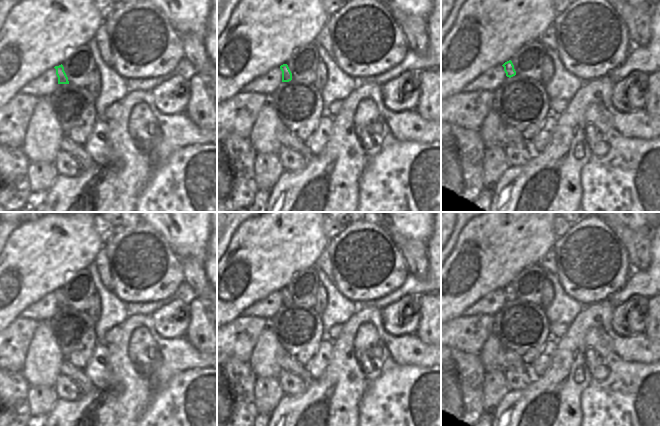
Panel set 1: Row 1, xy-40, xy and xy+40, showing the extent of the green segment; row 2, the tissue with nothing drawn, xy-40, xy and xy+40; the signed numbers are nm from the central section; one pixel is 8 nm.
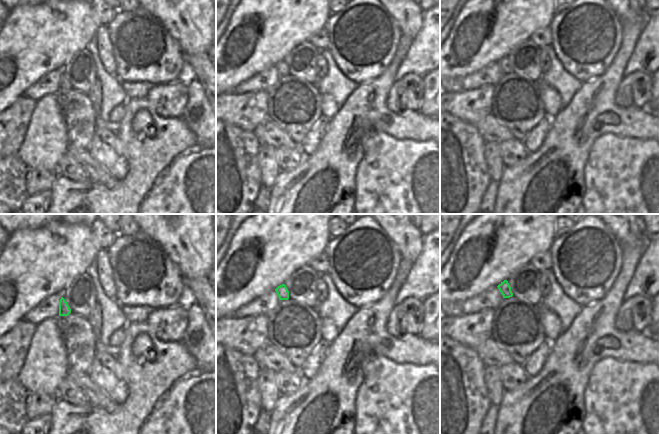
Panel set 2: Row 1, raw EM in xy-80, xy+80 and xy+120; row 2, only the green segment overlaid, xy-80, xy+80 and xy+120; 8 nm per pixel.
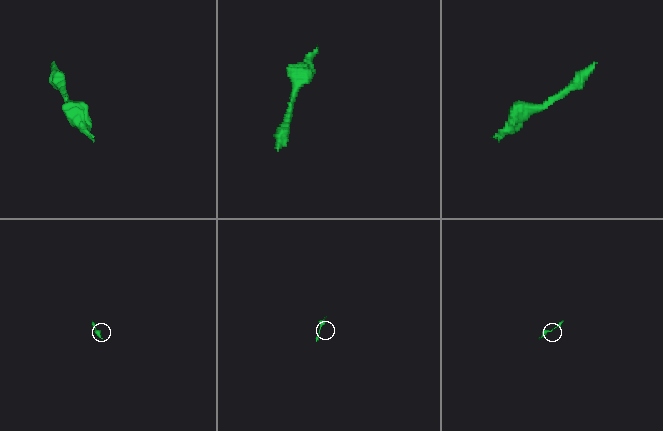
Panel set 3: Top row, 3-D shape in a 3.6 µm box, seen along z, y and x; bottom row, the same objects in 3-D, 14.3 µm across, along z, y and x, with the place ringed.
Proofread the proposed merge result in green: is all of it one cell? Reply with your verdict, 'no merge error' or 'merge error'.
no merge error

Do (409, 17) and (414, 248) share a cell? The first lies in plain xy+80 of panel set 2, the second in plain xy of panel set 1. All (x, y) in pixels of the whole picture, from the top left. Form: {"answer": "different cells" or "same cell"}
{"answer": "same cell"}

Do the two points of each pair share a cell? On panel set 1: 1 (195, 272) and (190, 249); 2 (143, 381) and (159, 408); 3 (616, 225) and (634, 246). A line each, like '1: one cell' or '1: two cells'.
1: two cells
2: two cells
3: one cell

